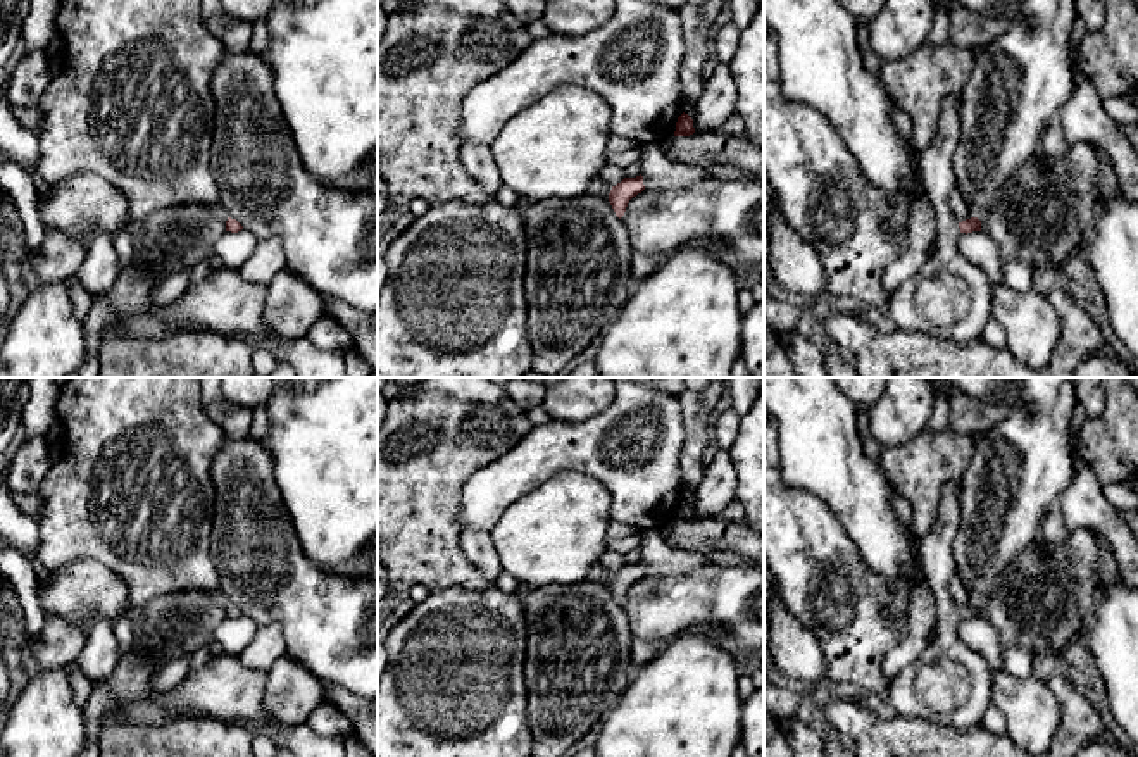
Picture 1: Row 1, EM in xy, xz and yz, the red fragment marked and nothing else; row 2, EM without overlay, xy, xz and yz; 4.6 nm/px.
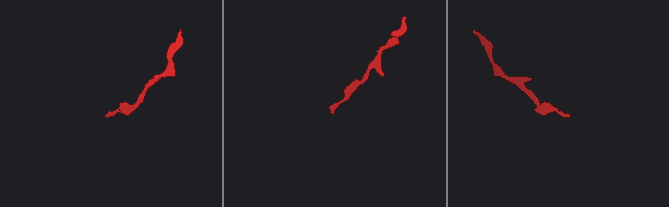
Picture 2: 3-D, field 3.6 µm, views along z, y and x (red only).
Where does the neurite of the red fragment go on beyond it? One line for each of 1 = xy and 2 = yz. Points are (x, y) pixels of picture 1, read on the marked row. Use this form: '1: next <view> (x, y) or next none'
1: next none
2: next none

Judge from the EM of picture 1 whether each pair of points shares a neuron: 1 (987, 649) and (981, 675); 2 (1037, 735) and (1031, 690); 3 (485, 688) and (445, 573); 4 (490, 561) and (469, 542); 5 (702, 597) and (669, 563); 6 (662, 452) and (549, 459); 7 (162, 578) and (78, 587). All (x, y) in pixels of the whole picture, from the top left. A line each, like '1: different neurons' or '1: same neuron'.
1: different neurons
2: same neuron
3: different neurons
4: same neuron
5: different neurons
6: same neuron
7: different neurons

